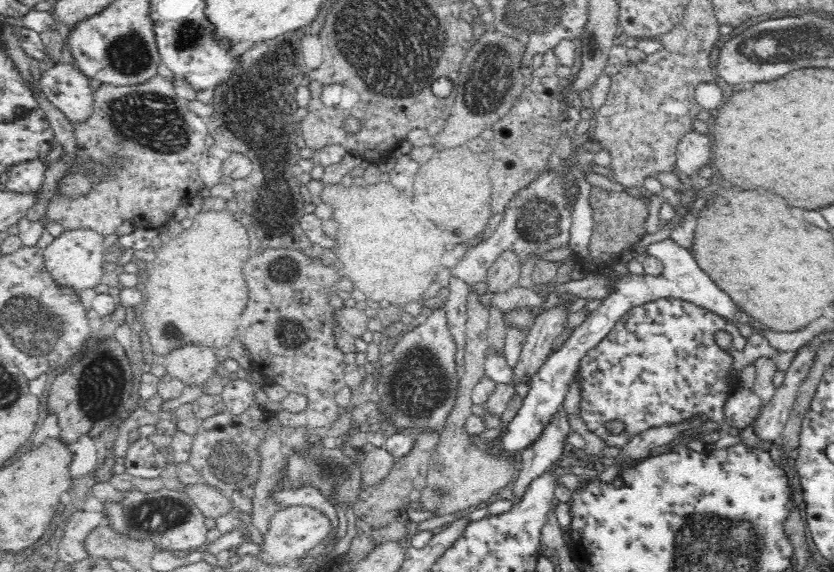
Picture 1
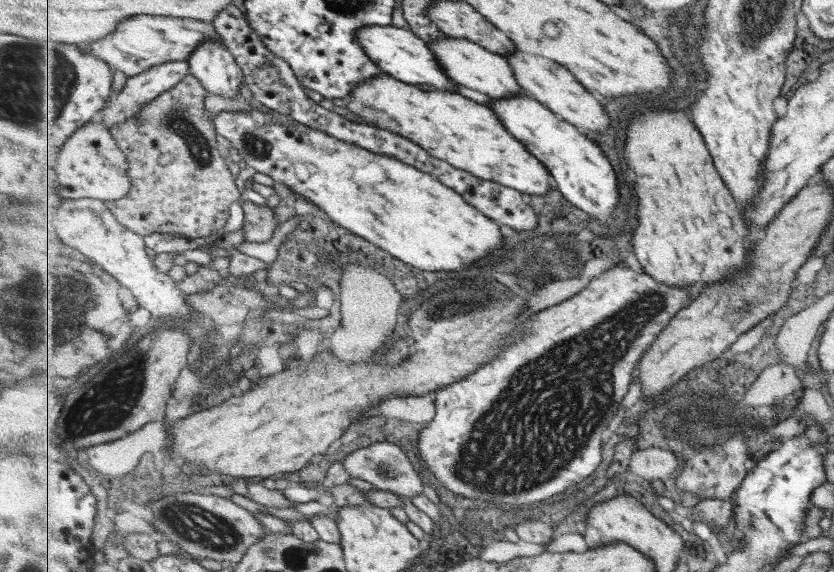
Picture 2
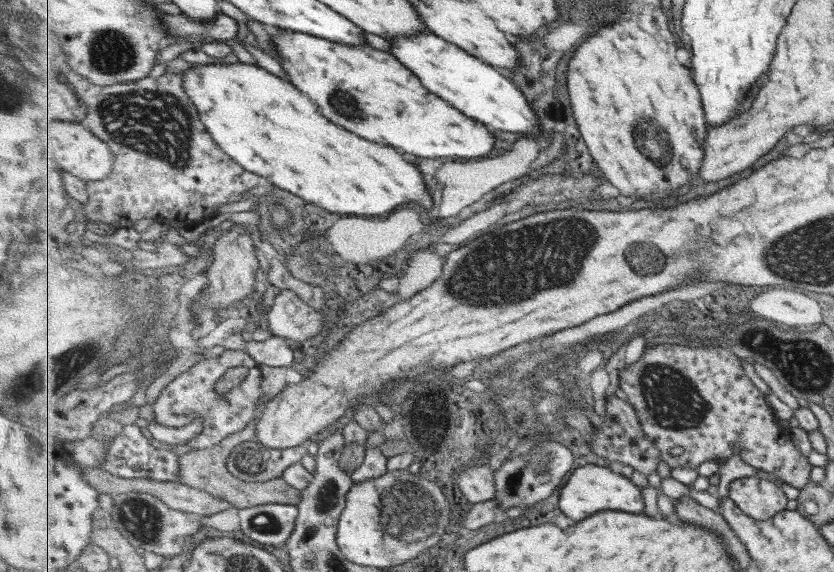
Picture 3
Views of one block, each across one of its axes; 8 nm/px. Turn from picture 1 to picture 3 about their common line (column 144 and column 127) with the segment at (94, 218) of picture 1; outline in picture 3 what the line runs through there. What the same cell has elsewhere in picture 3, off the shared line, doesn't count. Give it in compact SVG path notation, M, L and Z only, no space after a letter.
M184 73L105 87L81 84L81 97L88 104L84 124L115 152L111 175L88 182L89 202L77 211L81 220L91 218L100 224L107 222L105 218L121 218L121 222L129 218L131 222L167 212L163 222L169 220L176 229L191 228L204 218L214 217L221 204L245 200L247 190L264 182L260 174L241 166L213 140L184 88Z

